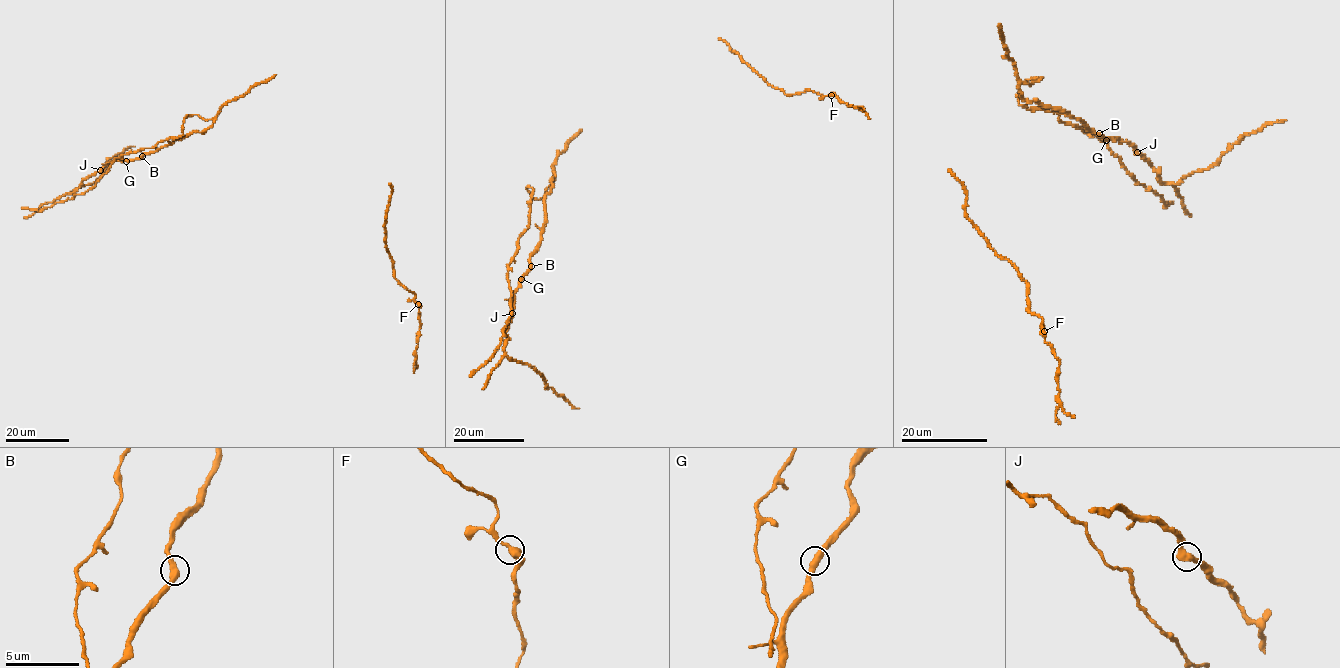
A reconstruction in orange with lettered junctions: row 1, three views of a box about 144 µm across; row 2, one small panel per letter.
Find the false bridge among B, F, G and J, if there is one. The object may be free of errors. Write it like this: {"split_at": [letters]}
{"split_at": []}

